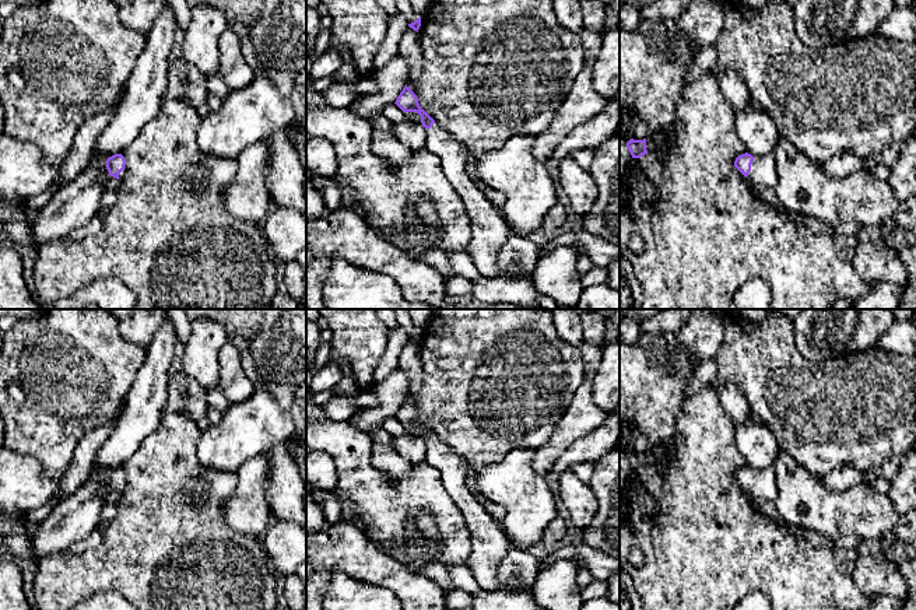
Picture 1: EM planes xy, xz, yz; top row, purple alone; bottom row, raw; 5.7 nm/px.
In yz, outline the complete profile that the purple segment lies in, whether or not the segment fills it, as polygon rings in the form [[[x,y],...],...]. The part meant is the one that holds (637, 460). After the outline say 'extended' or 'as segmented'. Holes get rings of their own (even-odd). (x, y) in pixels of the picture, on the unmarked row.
[[[631,452],[627,456],[627,460],[628,460],[632,471],[641,471],[642,469],[647,467],[646,452],[643,452],[643,453],[634,453],[634,452]]]; as segmented

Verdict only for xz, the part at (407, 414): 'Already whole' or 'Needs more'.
Needs more

